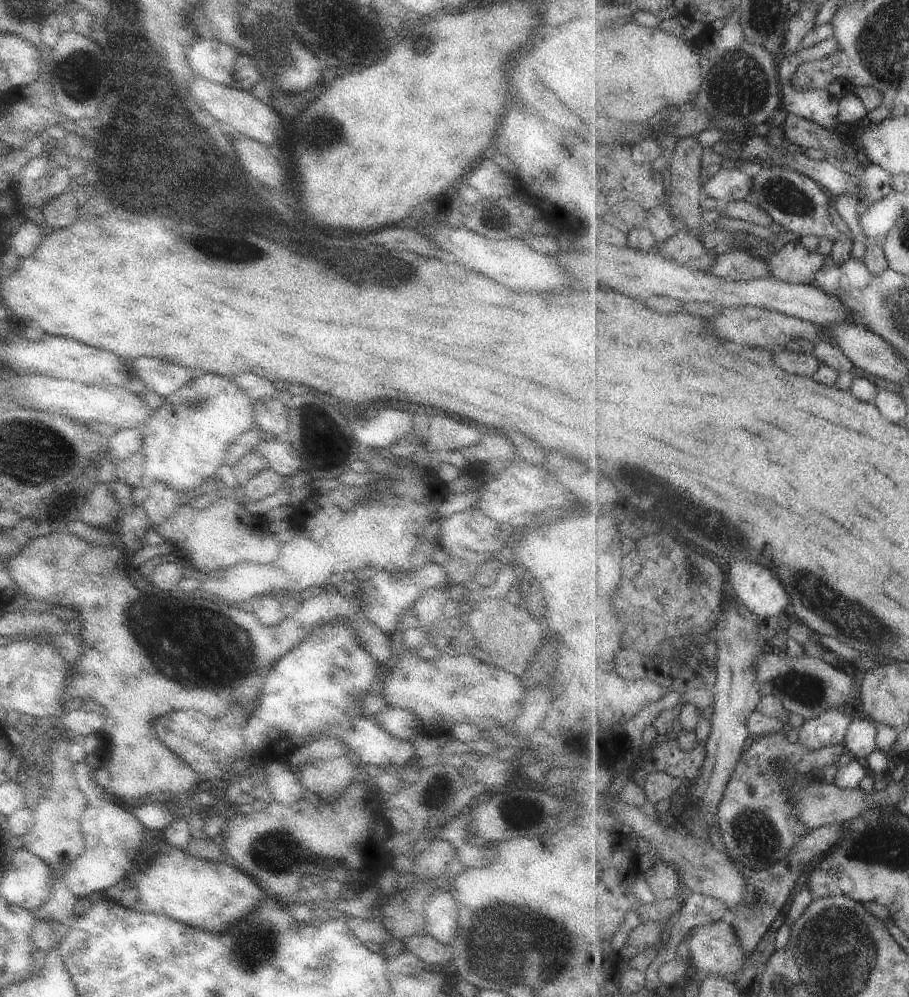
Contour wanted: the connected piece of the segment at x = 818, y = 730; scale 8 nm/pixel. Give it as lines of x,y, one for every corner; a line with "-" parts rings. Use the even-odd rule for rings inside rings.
848,707
824,712
821,716
806,720
799,732
799,742
812,751
845,743
855,720
852,709

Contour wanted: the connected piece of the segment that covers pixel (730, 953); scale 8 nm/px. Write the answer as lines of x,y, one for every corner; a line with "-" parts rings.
729,919
696,927
688,938
695,972
730,977
742,971
750,956
745,954

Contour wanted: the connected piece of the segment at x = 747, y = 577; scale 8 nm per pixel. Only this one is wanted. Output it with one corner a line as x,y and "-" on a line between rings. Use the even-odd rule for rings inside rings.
738,562
730,570
728,585
738,602
760,618
779,616
790,606
790,594
778,574
758,562

